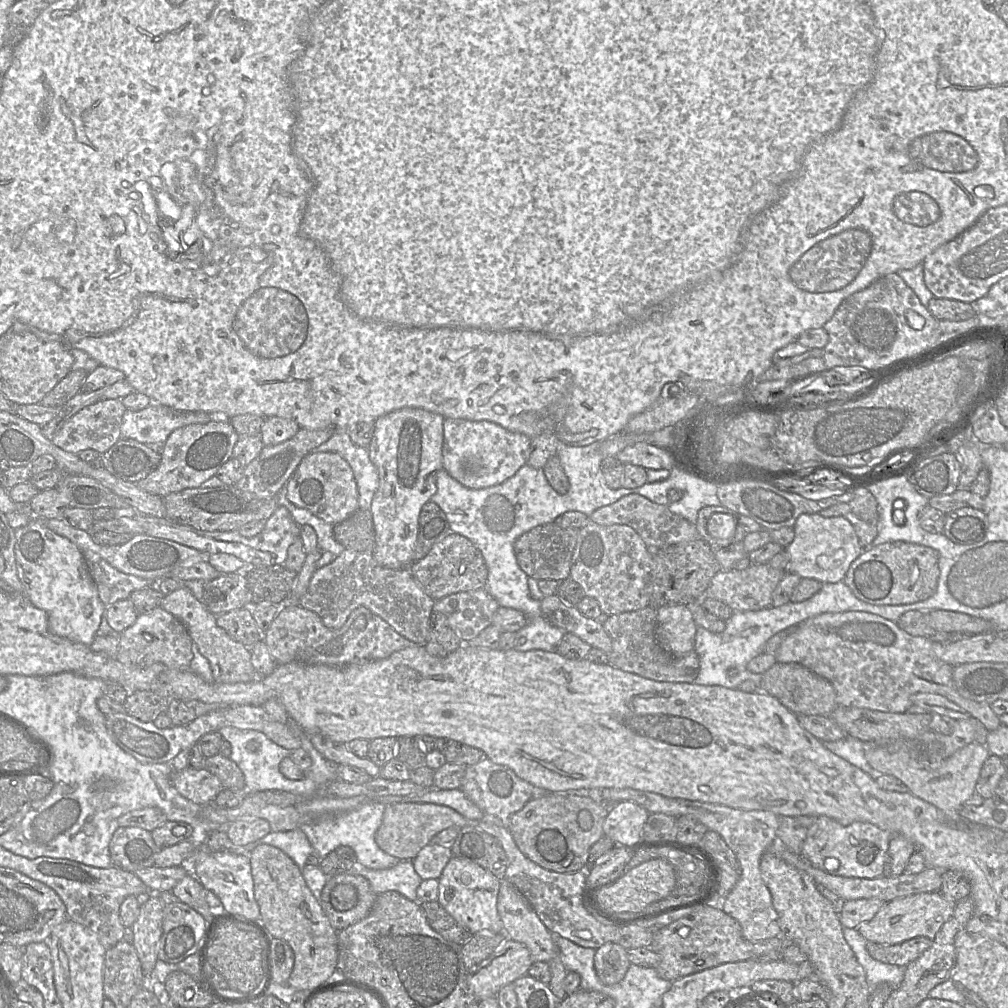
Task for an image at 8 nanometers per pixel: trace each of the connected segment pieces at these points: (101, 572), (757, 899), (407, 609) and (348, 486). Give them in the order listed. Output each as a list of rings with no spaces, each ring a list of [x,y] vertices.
[[[90,550],[82,552],[91,577],[97,586],[99,598],[106,606],[129,598],[137,589],[156,584],[156,580],[149,581],[118,570],[95,552]]]
[[[604,788],[600,790],[602,802],[611,805],[631,801],[649,813],[664,813],[675,818],[690,816],[703,823],[710,831],[717,832],[734,852],[740,868],[740,875],[733,889],[719,902],[720,909],[734,918],[740,925],[742,936],[751,943],[781,936],[778,915],[772,904],[772,897],[760,872],[760,860],[776,839],[779,816],[771,811],[743,810],[725,805],[669,798],[657,793],[631,788]]]
[[[345,549],[329,564],[312,575],[298,605],[316,613],[329,629],[340,629],[358,607],[366,607],[382,618],[398,634],[424,646],[435,600],[416,583],[409,569],[390,569],[376,562],[371,553]]]
[[[310,452],[303,457],[296,470],[286,482],[287,499],[299,508],[310,511],[316,517],[334,526],[358,509],[358,489],[354,475],[349,464],[337,453],[334,452]]]

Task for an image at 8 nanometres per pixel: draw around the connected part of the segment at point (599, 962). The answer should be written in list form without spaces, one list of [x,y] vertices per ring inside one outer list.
[[[607,942],[595,951],[595,971],[605,985],[619,983],[624,978],[629,966],[626,949],[617,943]]]

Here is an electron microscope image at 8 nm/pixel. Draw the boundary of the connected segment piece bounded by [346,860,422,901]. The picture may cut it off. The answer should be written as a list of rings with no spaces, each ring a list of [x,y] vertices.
[[[401,860],[391,868],[380,870],[369,869],[359,862],[352,862],[352,868],[346,871],[346,874],[365,877],[376,894],[396,891],[411,901],[417,901],[416,891],[422,882],[411,860]]]

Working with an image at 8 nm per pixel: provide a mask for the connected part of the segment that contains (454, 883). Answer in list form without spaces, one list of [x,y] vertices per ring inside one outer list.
[[[452,857],[445,866],[439,881],[437,902],[471,934],[504,933],[497,910],[500,880],[488,870],[464,858]]]

